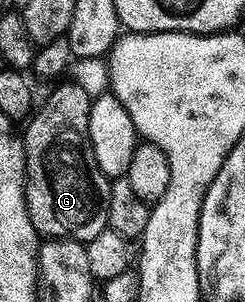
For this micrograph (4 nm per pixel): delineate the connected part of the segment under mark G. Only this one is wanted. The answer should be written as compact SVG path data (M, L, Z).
M74 80L66 81L58 83L60 86L44 100L43 107L41 102L26 123L27 131L22 131L21 134L27 161L27 211L29 220L33 220L33 228L40 236L48 239L74 238L75 241L86 244L102 230L108 229L111 182L101 172L101 168L97 168L89 140L89 112L93 99Z

